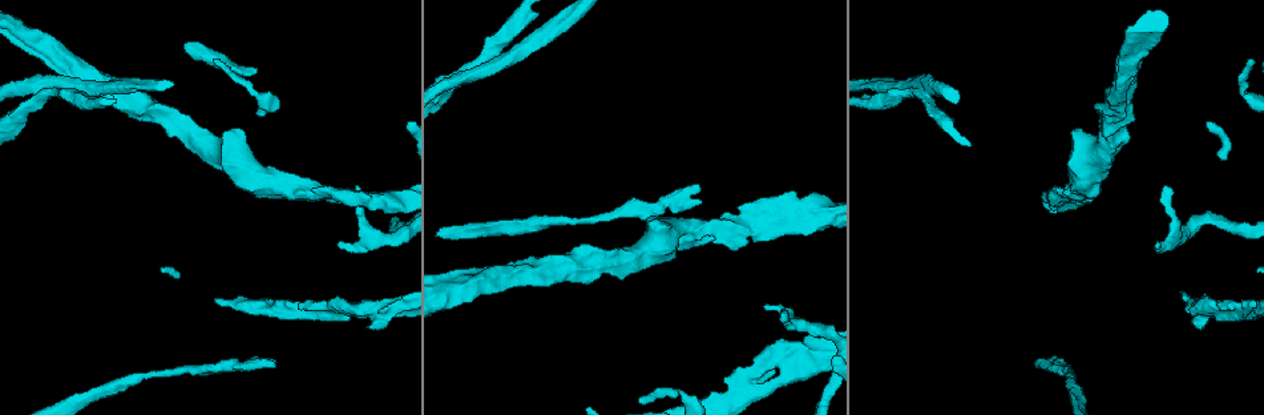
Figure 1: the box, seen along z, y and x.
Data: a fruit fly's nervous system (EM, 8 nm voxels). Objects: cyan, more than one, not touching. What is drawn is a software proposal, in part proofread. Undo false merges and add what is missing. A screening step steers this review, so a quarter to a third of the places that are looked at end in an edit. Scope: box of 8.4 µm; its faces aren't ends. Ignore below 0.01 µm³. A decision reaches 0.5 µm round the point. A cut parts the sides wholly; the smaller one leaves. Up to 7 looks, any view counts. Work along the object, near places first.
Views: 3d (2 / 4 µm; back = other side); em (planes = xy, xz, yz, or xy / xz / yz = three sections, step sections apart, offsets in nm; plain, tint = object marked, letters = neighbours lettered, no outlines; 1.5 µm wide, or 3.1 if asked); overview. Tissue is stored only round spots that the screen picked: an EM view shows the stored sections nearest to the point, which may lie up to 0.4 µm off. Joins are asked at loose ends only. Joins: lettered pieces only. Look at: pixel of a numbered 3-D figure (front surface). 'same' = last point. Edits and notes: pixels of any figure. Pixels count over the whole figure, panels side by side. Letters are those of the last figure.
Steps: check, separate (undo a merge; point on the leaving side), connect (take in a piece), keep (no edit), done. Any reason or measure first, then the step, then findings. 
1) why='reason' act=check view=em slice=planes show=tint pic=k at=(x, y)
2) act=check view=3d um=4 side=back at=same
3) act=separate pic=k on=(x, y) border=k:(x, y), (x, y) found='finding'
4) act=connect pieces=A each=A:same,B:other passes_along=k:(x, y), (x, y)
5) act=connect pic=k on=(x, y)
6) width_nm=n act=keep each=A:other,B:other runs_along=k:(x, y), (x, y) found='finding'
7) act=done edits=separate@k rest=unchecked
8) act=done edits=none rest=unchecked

why='a fork' act=check view=em slice=xy step=4 show=plain pic=1 at=(370, 198)

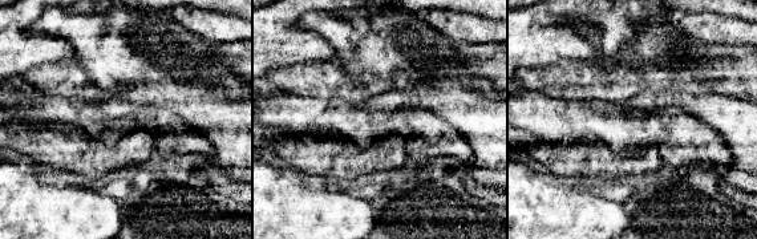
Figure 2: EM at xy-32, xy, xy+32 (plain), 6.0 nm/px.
why='with the object marked' act=check view=em slice=xy step=4 show=tint at=same

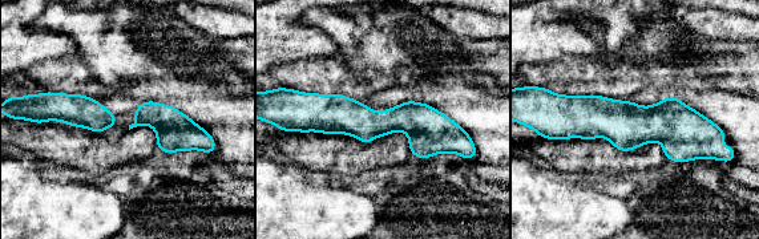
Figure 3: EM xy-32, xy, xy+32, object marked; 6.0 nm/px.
act=check view=em slice=xy step=4 show=letters at=same

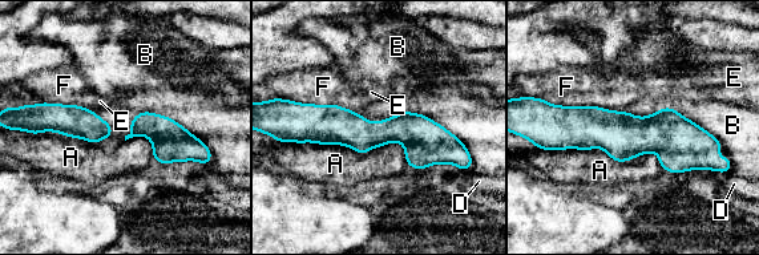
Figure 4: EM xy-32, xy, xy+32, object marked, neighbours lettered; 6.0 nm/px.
longest_contact=A:650nm act=keep each=A:other,B:other,D:other,E:other,F:other found='all the same neuron'

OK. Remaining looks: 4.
why='an open end' act=check view=em slice=xy step=4 show=tint pic=1 at=(782, 315)

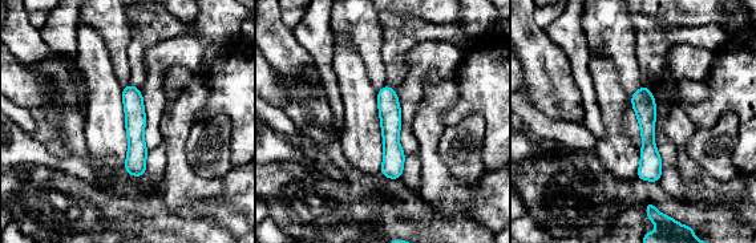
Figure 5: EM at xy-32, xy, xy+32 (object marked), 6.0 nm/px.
why='another direction' act=check view=em slice=planes show=letters at=same

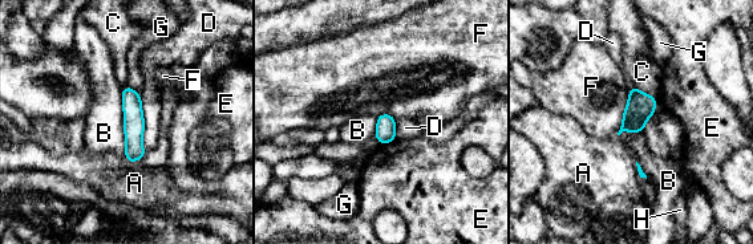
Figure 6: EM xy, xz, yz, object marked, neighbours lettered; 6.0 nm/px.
act=keep each=A:other,B:other,C:other,D:other,E:other,F:other,G:other,H:other runs_along=6:(125, 90), (140, 157) found='no lettered piece goes on from it'

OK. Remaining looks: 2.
why='free end' act=check view=em slice=xy step=4 show=letters pic=1 at=(769, 393)

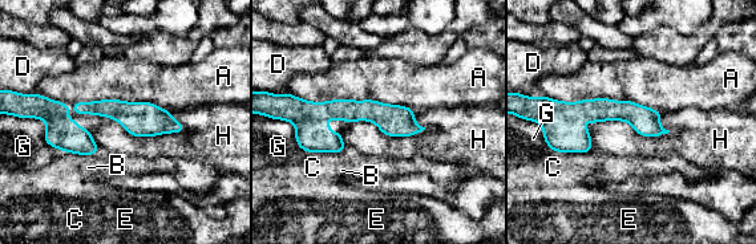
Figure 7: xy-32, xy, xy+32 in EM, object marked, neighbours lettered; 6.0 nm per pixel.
act=check view=em slice=planes show=letters at=same

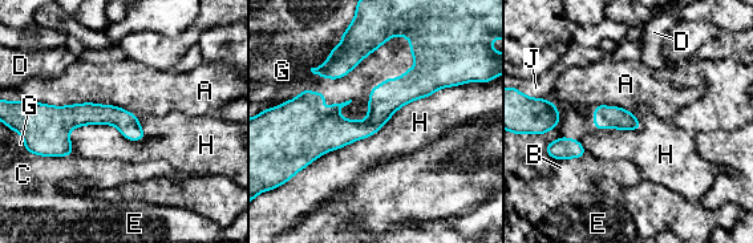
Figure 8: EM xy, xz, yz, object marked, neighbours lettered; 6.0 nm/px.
act=keep each=A:other,B:other,C:other,D:other,E:other,G:other,H:other,J:other border=8:(460, 84), (401, 105), (298, 173) found='no lettered piece goes on from it'

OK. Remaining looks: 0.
act=done edits=none rest=unchecked

